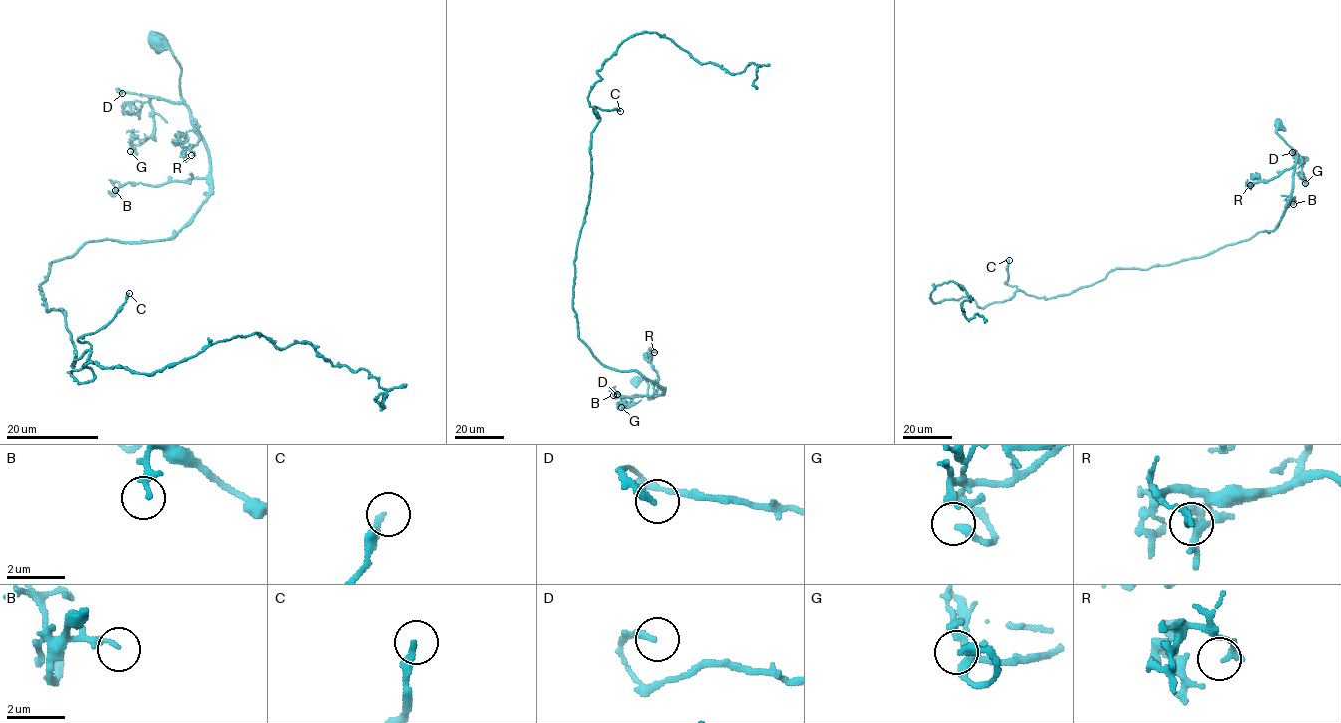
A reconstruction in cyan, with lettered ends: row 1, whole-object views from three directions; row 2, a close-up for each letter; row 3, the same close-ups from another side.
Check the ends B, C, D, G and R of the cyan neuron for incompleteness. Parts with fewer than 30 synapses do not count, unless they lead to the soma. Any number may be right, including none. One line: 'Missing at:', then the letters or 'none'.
Missing at: C

